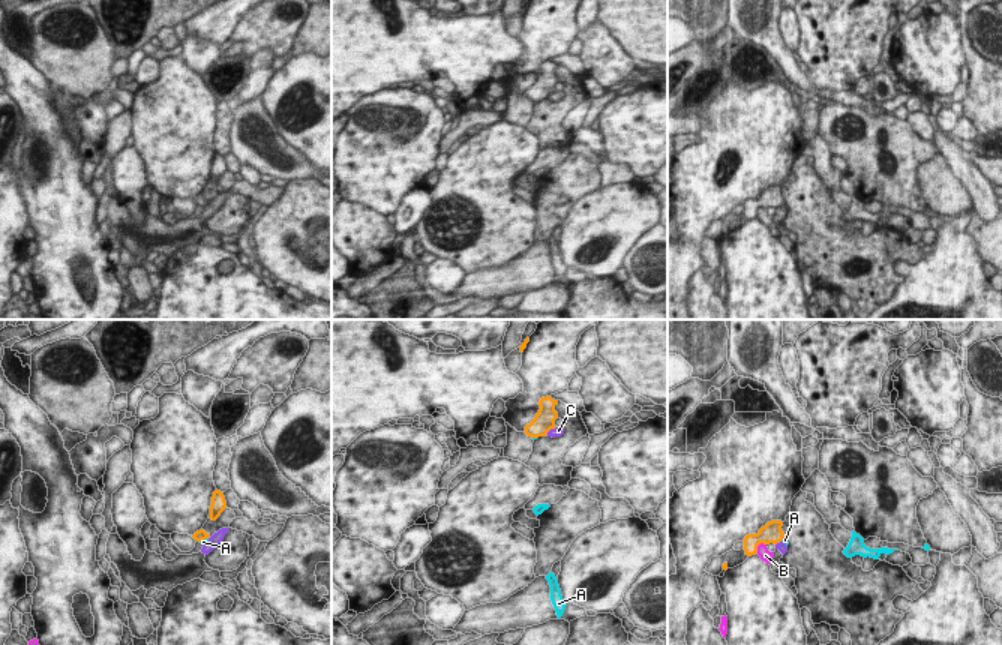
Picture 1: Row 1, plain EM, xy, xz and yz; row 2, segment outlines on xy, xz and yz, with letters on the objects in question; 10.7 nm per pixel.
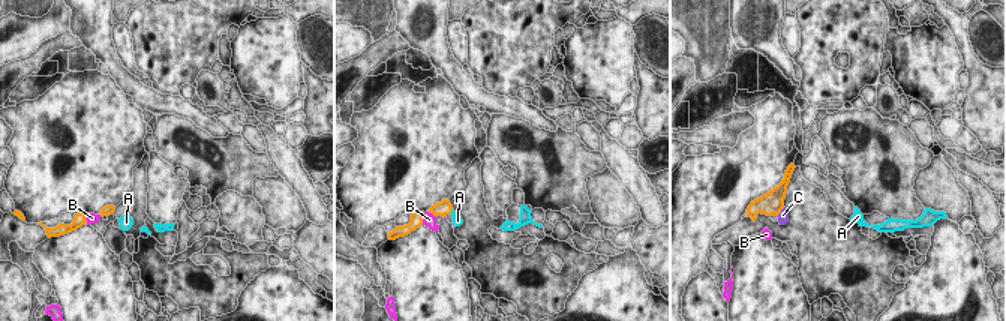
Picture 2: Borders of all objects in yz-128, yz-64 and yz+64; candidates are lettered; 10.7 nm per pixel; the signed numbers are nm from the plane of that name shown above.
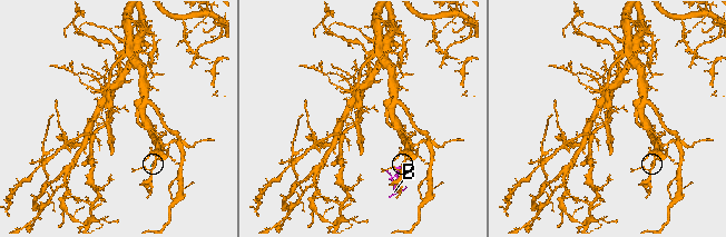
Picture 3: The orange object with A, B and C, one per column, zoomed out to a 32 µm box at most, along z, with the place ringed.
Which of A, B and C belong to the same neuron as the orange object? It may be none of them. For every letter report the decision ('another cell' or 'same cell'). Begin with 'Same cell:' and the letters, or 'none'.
Same cell: A
A: same cell
B: another cell
C: another cell

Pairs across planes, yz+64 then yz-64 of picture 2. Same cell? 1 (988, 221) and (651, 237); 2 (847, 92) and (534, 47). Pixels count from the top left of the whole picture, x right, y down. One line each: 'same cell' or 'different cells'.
1: different cells
2: same cell

